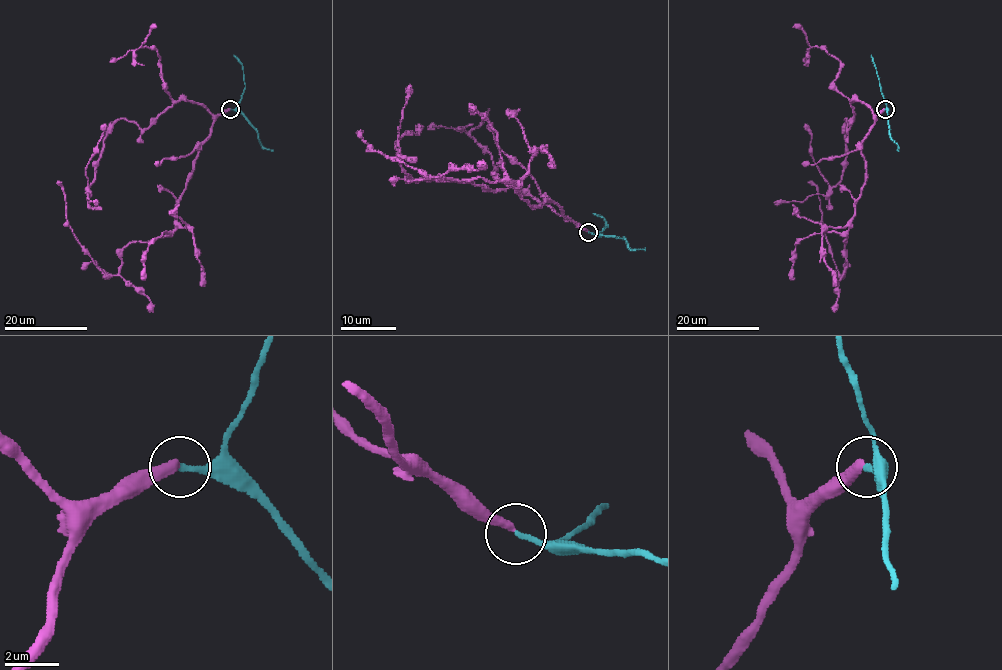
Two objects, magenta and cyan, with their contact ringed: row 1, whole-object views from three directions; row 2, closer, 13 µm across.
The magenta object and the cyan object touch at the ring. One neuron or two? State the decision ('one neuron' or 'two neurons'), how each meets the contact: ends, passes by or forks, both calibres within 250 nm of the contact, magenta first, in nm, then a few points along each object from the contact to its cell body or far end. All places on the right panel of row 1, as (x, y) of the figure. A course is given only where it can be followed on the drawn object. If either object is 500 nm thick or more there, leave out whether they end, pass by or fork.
two neurons; magenta ends there; cyan ends there; 340 nm thick on the magenta side, 200 nm on the other; magenta runs (884, 109), (862, 146), (866, 182), (844, 241), (843, 275), (824, 232), (817, 188), (808, 182); cyan runs (885, 109), (871, 55)

